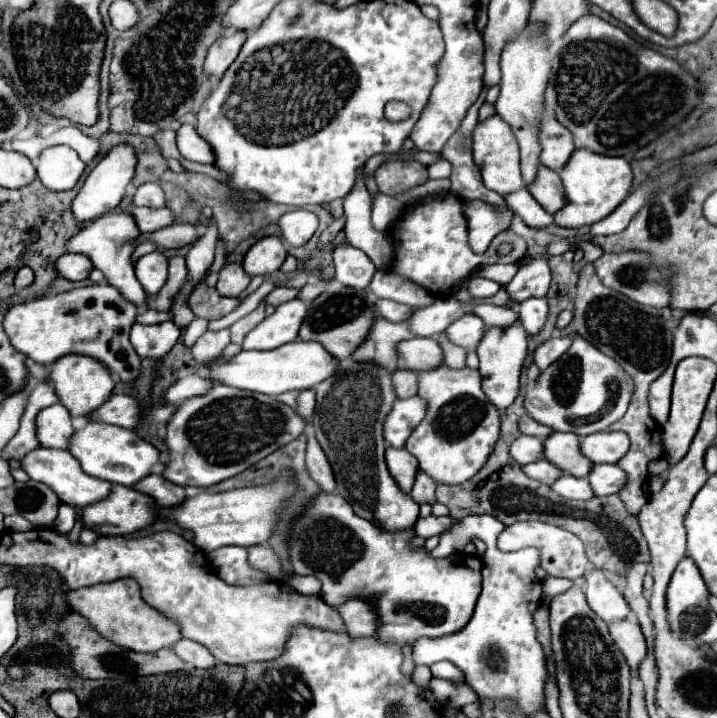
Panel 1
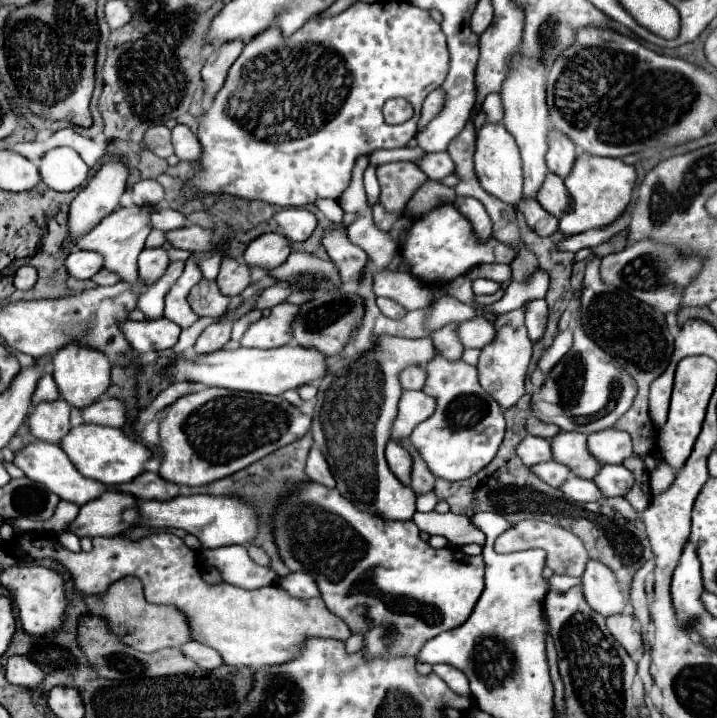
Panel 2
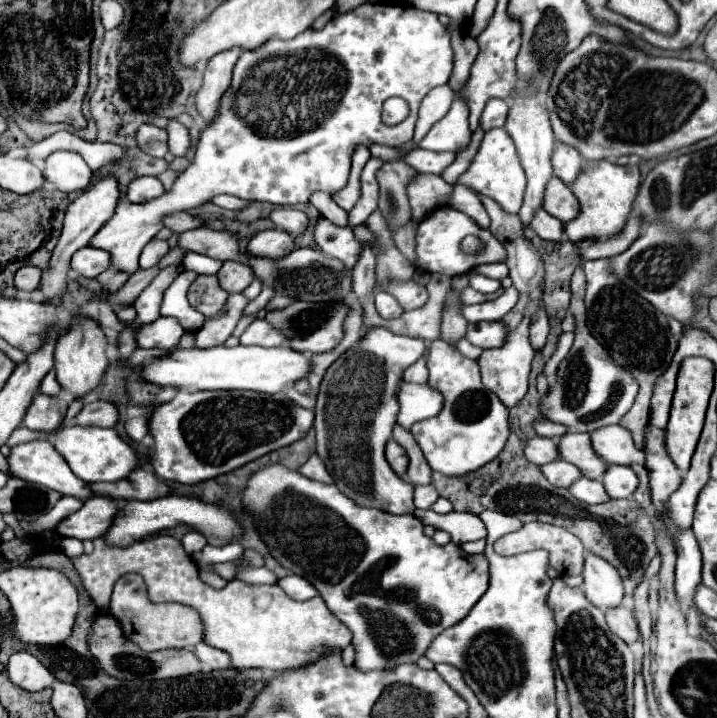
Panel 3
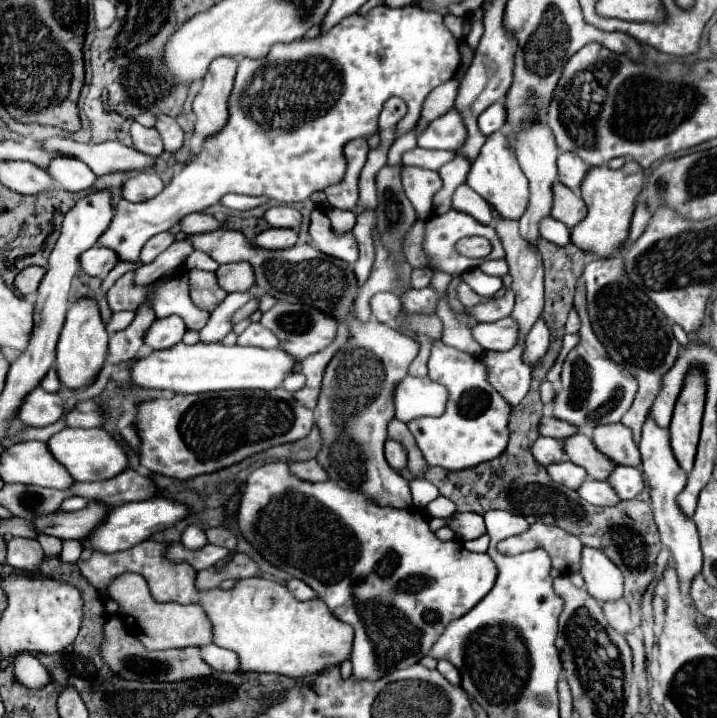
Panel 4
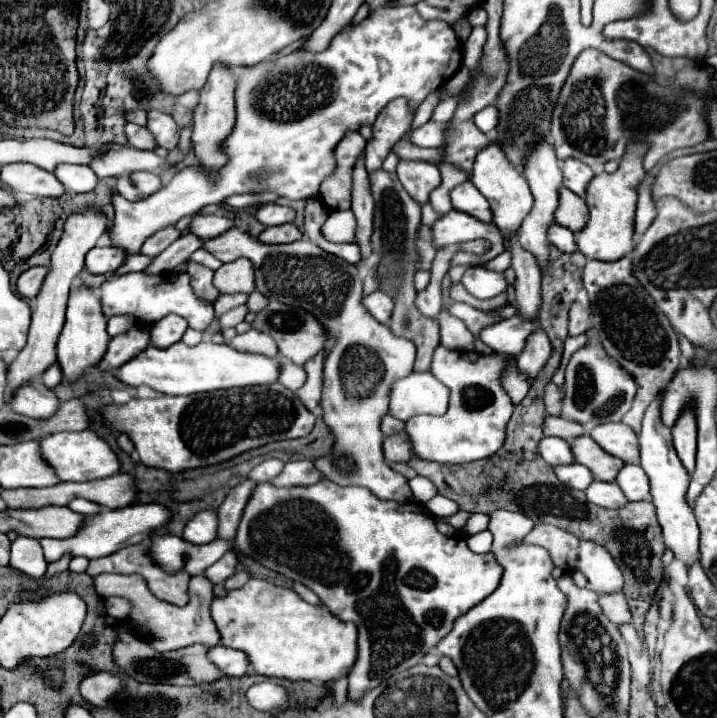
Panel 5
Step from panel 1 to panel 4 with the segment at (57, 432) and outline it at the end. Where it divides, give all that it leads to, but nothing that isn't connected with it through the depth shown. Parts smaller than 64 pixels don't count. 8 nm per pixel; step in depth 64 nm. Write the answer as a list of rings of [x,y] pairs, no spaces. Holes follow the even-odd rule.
[[[38,386],[28,394],[28,400],[24,400],[18,418],[32,428],[50,426],[64,416],[64,404],[71,394],[70,390],[48,393]]]

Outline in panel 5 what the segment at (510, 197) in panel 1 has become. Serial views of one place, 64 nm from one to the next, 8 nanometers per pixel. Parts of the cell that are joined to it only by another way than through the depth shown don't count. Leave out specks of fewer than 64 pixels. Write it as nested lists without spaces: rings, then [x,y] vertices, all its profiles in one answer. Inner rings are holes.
[[[552,222],[548,226],[548,242],[554,244],[562,252],[576,252],[576,242],[574,242],[574,232],[568,228],[562,228],[560,224]]]

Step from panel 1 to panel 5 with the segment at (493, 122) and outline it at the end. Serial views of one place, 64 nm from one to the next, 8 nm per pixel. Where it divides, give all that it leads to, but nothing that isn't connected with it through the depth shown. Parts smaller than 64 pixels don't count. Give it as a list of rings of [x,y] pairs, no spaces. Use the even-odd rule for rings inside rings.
[[[490,142],[478,154],[478,164],[474,164],[470,180],[478,188],[478,192],[490,202],[490,208],[494,212],[494,224],[500,228],[500,232],[504,234],[508,232],[508,228],[512,228],[512,232],[518,232],[520,220],[524,220],[524,216],[532,210],[532,194],[528,182],[524,180],[524,174],[518,172],[518,168],[506,158],[500,142]]]

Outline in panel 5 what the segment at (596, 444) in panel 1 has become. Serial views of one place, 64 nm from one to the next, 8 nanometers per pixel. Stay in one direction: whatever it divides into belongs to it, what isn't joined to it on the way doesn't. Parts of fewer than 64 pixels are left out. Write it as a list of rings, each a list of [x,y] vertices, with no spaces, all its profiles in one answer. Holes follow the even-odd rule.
[[[600,424],[590,432],[590,436],[602,450],[620,458],[624,464],[638,462],[638,438],[626,424]]]

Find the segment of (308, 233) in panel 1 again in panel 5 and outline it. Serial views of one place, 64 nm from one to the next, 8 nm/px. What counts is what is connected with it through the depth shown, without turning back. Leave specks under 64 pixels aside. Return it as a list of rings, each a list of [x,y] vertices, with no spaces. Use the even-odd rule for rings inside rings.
[[[264,204],[258,208],[256,218],[264,224],[264,226],[280,226],[280,224],[288,224],[296,220],[296,212],[288,206],[280,206],[280,204]]]

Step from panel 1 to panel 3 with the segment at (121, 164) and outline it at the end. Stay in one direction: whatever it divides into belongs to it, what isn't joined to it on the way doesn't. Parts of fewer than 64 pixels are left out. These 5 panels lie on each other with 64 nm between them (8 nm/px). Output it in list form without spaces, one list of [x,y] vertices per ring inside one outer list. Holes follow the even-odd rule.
[[[108,174],[102,180],[98,180],[96,184],[92,184],[90,188],[86,188],[86,192],[82,192],[66,210],[66,218],[64,218],[64,230],[62,236],[52,252],[52,260],[50,260],[50,268],[42,274],[42,282],[40,282],[40,290],[46,296],[46,302],[60,298],[62,292],[66,290],[66,282],[68,282],[68,272],[70,272],[70,258],[76,250],[84,248],[90,240],[90,236],[96,234],[96,230],[100,228],[100,224],[108,222],[112,218],[112,212],[116,210],[120,198],[120,188],[118,188],[118,180],[116,176]]]

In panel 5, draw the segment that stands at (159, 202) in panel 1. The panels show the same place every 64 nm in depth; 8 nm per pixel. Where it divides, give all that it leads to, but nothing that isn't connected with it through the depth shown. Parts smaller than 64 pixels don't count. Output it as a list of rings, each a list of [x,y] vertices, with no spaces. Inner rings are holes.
[[[152,172],[124,174],[116,182],[116,190],[120,192],[120,196],[124,196],[130,202],[144,200],[144,198],[152,196],[154,192],[158,192],[160,188],[162,188],[162,180],[160,180],[160,176],[156,176]]]

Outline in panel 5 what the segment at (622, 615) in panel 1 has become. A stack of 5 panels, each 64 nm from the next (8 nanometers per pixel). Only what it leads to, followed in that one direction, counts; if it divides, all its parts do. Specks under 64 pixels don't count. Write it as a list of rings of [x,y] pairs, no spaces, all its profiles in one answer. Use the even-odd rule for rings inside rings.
[[[580,542],[578,570],[586,576],[596,594],[614,594],[622,590],[624,578],[608,550],[594,542]]]

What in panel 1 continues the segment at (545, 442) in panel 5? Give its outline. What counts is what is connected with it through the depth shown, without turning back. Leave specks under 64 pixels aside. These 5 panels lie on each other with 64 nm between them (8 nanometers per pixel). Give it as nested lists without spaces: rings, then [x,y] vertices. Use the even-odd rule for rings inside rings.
[[[520,436],[512,442],[510,446],[510,456],[518,462],[518,464],[528,464],[534,460],[540,460],[544,456],[544,446],[540,438],[534,436]]]

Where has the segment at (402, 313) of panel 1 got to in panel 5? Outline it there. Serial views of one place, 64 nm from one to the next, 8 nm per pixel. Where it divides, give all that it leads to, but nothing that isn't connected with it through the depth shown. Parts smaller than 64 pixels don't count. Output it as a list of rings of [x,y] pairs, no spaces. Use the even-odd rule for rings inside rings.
[[[378,290],[378,292],[372,292],[368,298],[364,298],[364,306],[366,306],[366,310],[368,310],[378,322],[386,324],[386,322],[390,320],[390,316],[392,316],[394,300],[392,300],[386,292]]]

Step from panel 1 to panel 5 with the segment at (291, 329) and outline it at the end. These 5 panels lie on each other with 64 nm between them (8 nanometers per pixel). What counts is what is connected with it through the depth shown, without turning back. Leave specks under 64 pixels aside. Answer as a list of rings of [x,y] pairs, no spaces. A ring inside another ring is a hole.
[[[250,328],[244,334],[238,334],[232,344],[232,348],[236,350],[252,350],[252,352],[264,352],[266,356],[276,356],[278,348],[276,348],[276,340],[272,340],[272,336],[268,336],[266,332],[258,332],[256,328]]]

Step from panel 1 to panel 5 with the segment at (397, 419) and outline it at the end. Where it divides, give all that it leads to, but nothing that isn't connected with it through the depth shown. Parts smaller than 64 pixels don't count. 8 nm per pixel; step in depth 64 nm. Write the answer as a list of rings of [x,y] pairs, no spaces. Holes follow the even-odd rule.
[[[412,372],[392,386],[390,414],[398,420],[410,420],[418,414],[440,416],[448,408],[448,388],[430,372]]]

